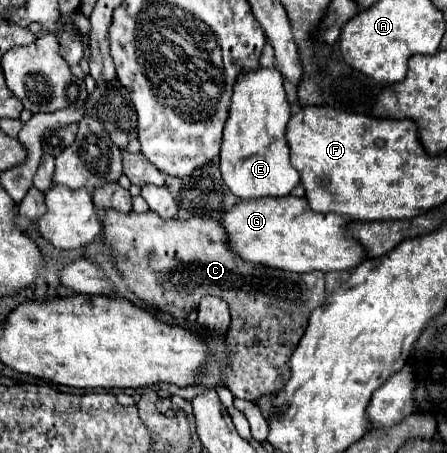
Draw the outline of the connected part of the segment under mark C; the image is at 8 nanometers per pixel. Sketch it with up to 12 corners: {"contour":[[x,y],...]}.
{"contour":[[107,210],[127,286],[185,318],[229,302],[235,398],[281,390],[323,272],[243,260],[211,218]]}

